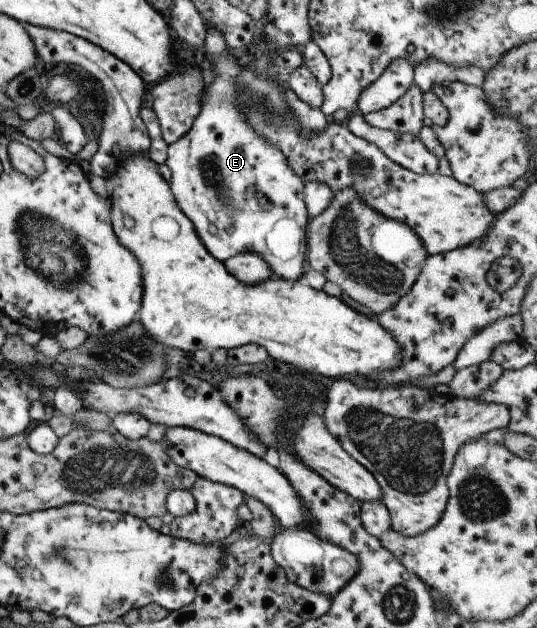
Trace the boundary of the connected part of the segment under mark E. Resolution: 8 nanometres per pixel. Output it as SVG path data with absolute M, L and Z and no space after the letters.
M206 24L206 37L199 51L200 57L214 72L210 85L203 90L200 111L191 128L175 142L168 144L166 161L171 171L168 180L171 194L181 212L192 222L193 228L216 261L223 262L239 253L255 253L269 267L271 274L289 282L301 280L306 270L306 226L308 216L303 204L302 180L289 168L286 158L262 137L256 135L234 105L236 78L241 55L231 54L223 37Z

